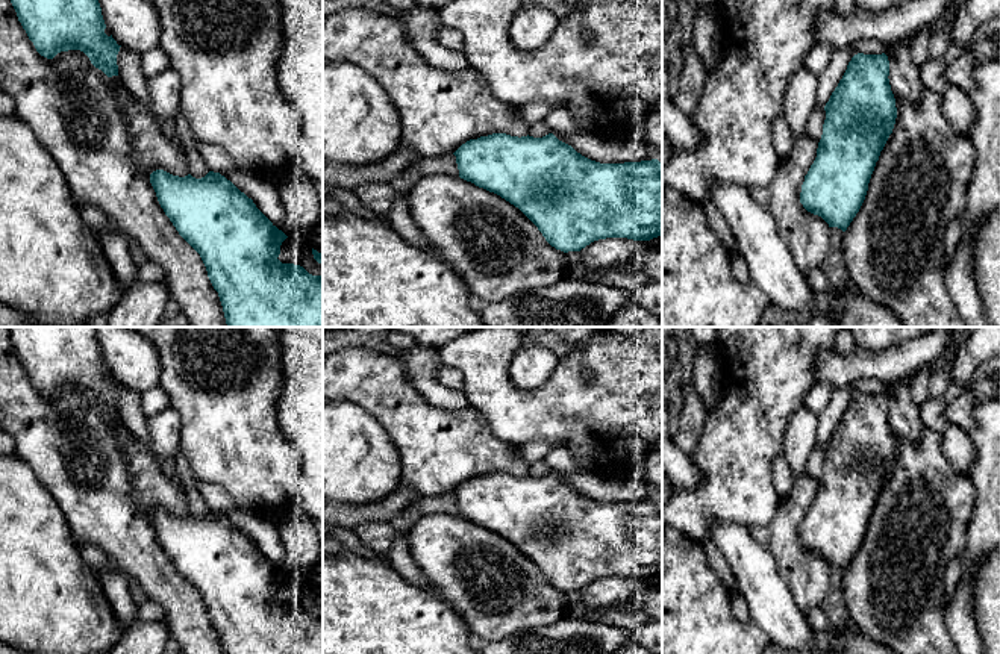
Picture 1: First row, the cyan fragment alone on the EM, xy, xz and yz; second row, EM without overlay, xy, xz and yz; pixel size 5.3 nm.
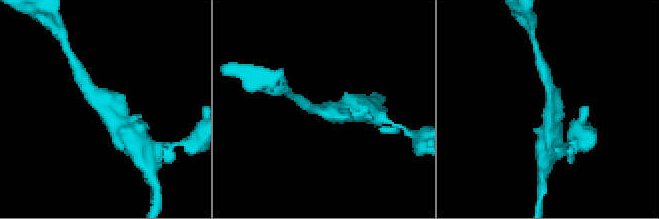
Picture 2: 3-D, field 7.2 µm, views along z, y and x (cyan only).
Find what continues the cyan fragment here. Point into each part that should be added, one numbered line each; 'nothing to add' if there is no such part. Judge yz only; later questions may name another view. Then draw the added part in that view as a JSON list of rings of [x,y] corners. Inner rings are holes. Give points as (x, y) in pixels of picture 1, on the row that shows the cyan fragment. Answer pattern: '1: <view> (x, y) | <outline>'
nothing to add

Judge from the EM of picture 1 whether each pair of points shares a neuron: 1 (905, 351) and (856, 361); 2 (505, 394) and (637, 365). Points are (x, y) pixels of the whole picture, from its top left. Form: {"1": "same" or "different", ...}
{"1": "same", "2": "same"}

